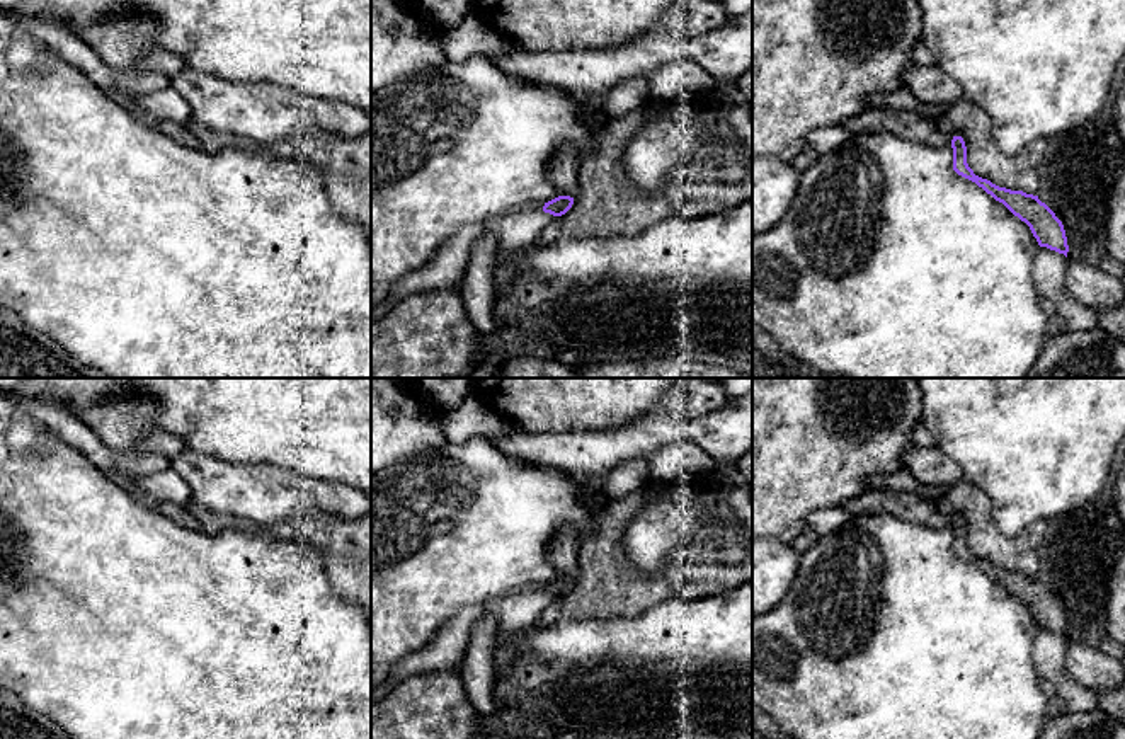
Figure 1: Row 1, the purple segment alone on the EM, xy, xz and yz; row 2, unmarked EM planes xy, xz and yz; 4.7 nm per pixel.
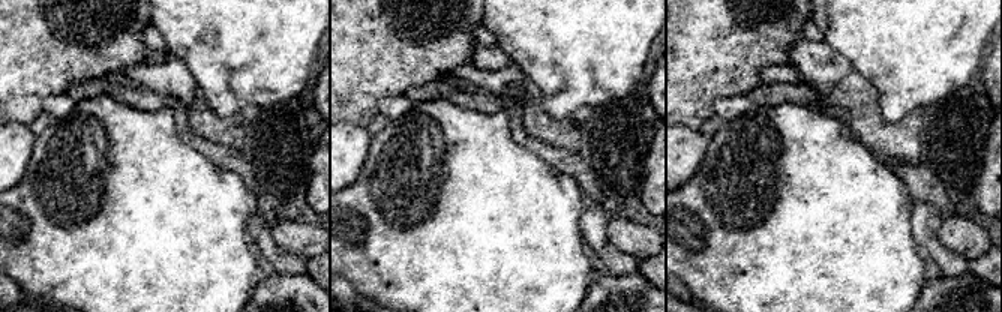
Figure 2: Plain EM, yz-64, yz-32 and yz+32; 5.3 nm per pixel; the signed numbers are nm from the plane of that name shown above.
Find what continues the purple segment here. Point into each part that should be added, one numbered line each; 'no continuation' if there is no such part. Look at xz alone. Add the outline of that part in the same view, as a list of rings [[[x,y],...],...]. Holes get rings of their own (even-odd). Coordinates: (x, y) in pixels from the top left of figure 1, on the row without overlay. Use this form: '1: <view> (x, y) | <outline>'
1: xz (562, 554) | [[[562,531],[548,548],[546,555],[551,565],[562,577],[574,579],[577,576],[577,550],[579,541],[572,531]]]

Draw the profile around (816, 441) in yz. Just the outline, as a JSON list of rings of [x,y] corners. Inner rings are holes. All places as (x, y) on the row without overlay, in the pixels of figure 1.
[[[752,378],[752,540],[773,538],[793,545],[808,528],[807,516],[812,511],[841,506],[868,490],[873,477],[904,470],[904,455],[914,444],[912,429],[921,424],[922,412],[922,392],[916,378]]]

